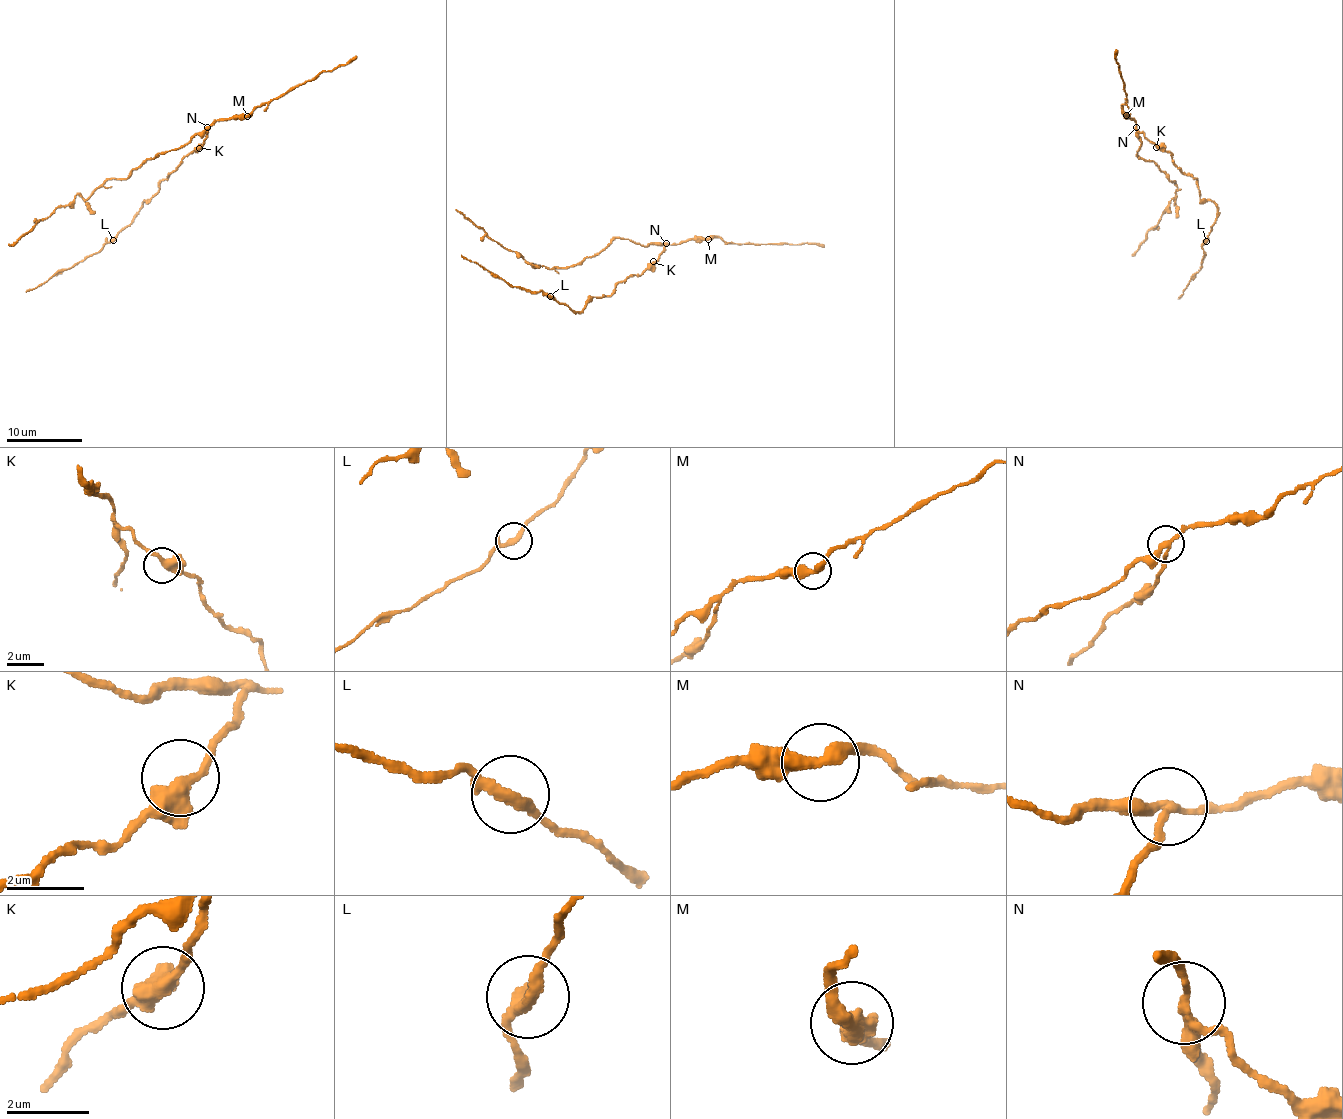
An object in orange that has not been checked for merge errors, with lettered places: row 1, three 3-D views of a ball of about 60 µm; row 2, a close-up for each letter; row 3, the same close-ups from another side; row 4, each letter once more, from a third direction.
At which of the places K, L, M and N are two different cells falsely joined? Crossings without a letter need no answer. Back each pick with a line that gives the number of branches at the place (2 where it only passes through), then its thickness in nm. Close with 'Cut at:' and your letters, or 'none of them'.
N: 3 branches meet; 200 nm thick
Cut at: N

